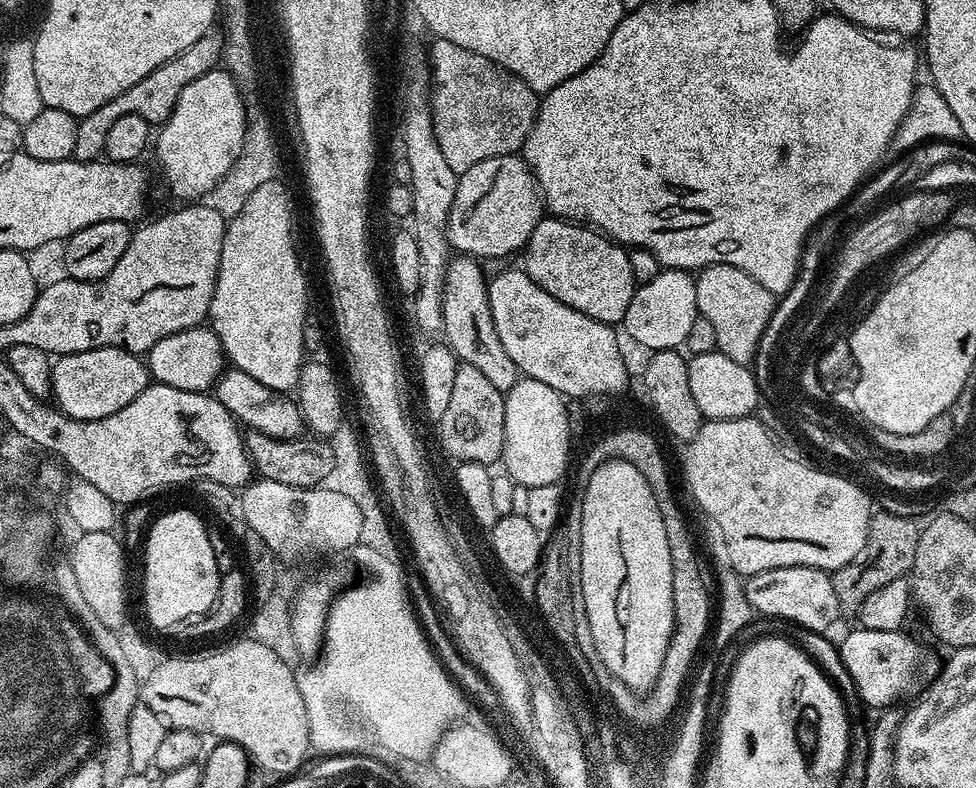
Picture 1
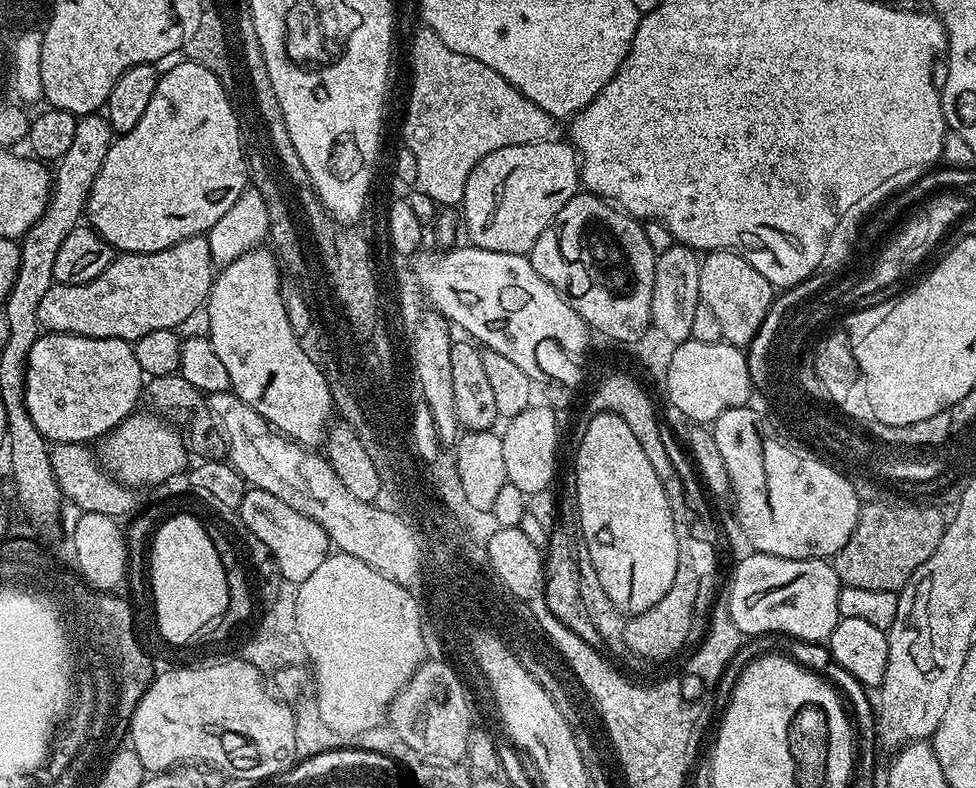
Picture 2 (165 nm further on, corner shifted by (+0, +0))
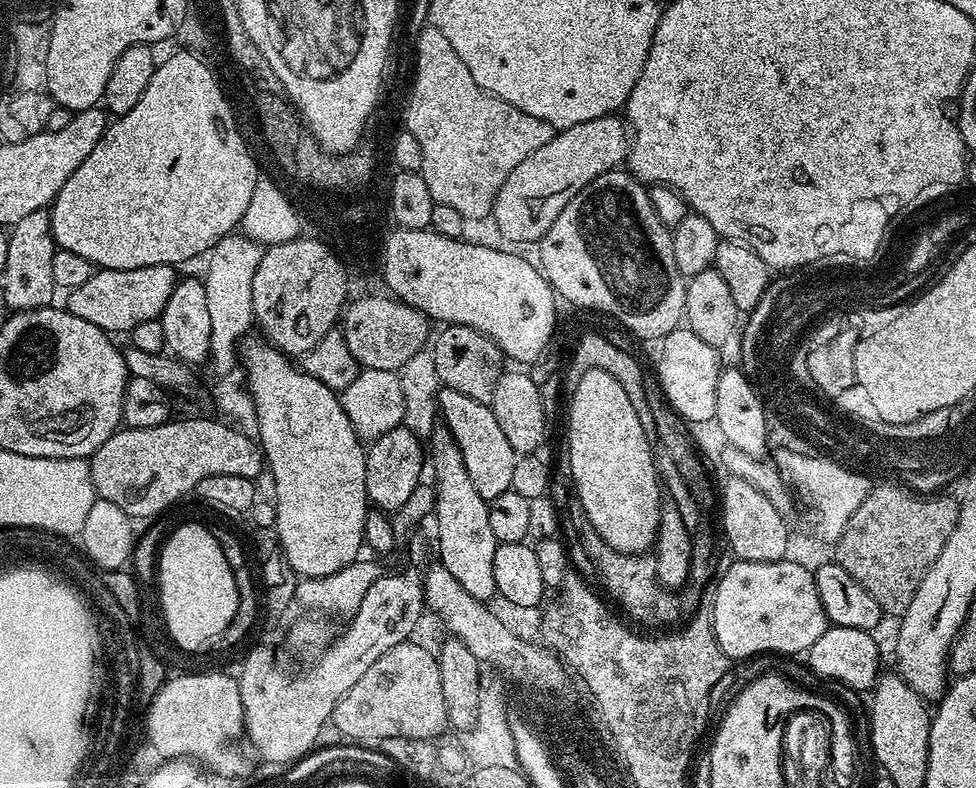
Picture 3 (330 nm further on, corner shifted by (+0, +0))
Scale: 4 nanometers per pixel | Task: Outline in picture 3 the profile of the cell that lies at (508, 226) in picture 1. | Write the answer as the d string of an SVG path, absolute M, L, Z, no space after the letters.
M619 115L603 116L602 118L590 118L590 122L578 122L578 126L557 131L556 137L546 146L534 150L530 158L518 162L514 170L510 170L510 178L502 182L502 186L496 195L496 201L492 207L491 223L496 223L496 228L508 240L516 244L535 245L544 237L546 230L554 226L554 218L562 214L562 210L570 203L578 193L584 189L594 178L602 174L619 169L625 163L630 132L625 121Z

